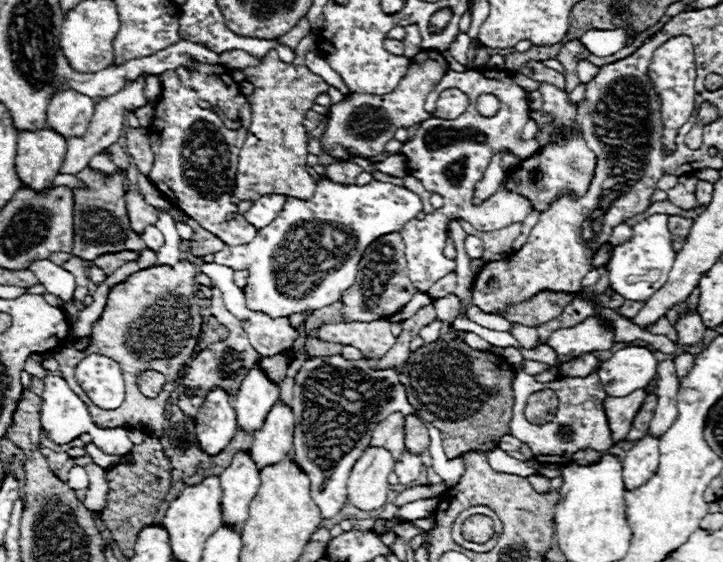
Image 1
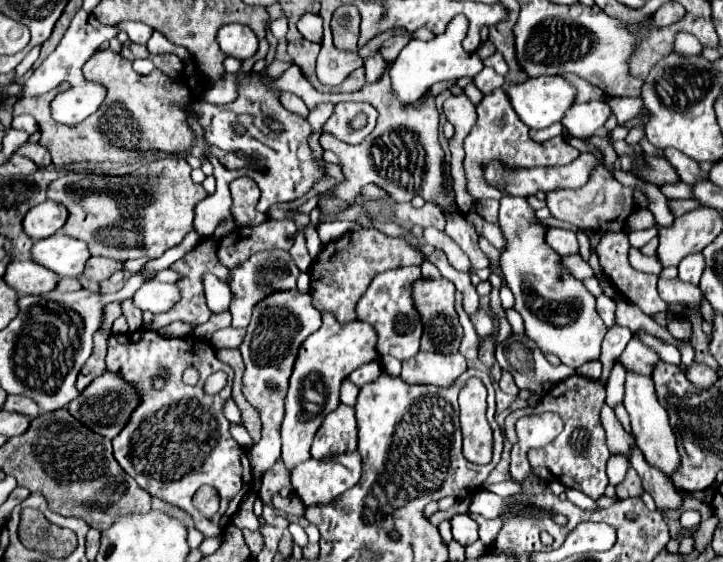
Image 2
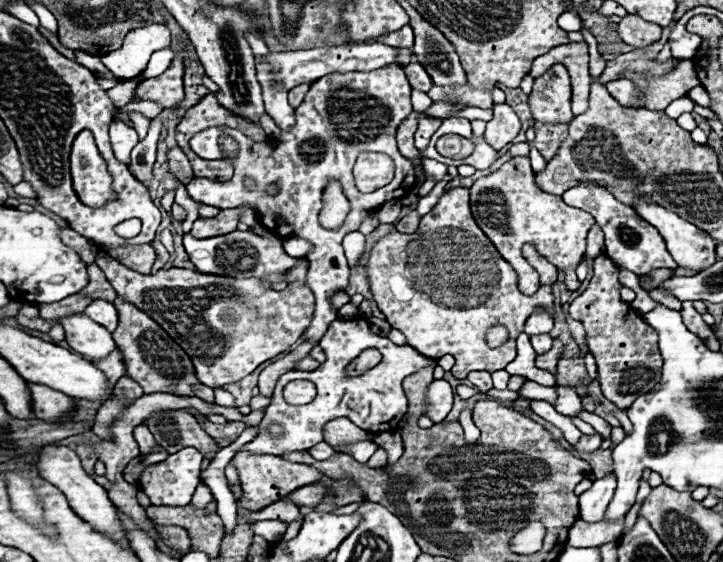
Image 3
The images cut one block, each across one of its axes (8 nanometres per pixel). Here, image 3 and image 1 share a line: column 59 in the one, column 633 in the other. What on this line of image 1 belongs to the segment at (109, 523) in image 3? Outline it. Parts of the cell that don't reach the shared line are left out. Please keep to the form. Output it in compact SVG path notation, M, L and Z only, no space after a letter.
M650 434L630 448L624 458L624 482L628 484L628 490L638 488L650 480L650 476L658 470L658 458L658 438Z

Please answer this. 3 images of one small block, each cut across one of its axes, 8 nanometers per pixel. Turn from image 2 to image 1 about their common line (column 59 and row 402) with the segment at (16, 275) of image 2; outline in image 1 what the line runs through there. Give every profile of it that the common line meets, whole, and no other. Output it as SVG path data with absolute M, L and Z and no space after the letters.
M276 402L262 428L256 430L256 440L250 448L250 454L258 468L264 468L268 464L276 464L280 458L284 458L292 450L292 434L294 434L294 414L292 408L284 406L282 402Z

